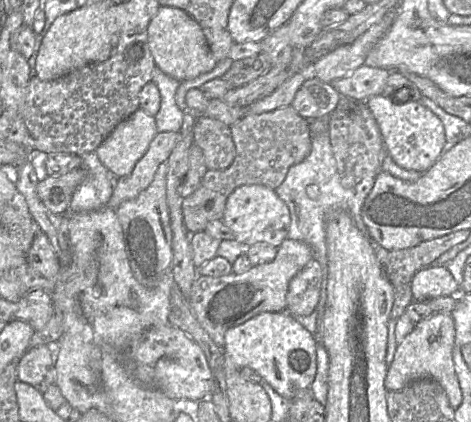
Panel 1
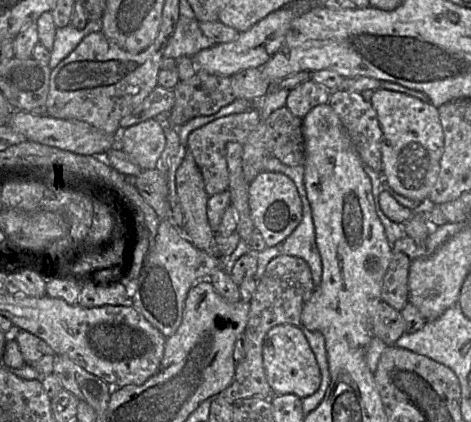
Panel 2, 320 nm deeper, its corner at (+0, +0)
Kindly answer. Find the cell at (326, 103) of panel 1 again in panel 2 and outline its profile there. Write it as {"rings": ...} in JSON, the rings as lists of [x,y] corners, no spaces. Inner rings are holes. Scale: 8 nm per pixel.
{"rings":[[[310,79],[289,91],[286,106],[294,116],[303,119],[315,106],[328,103],[331,92]]]}

